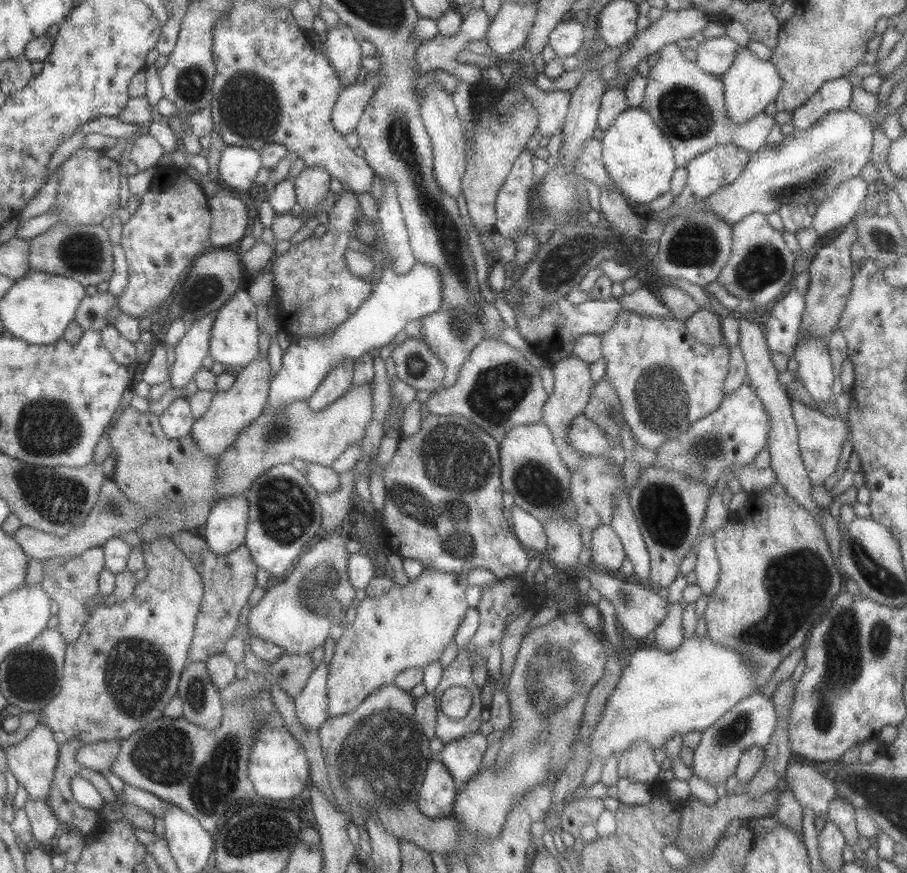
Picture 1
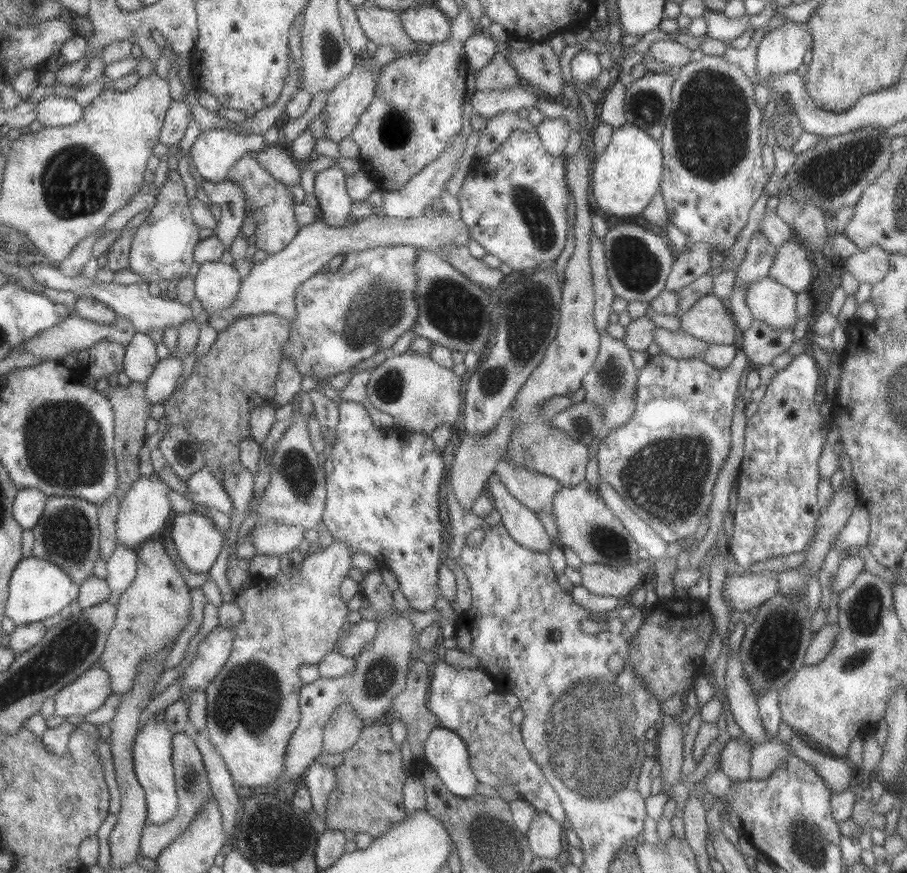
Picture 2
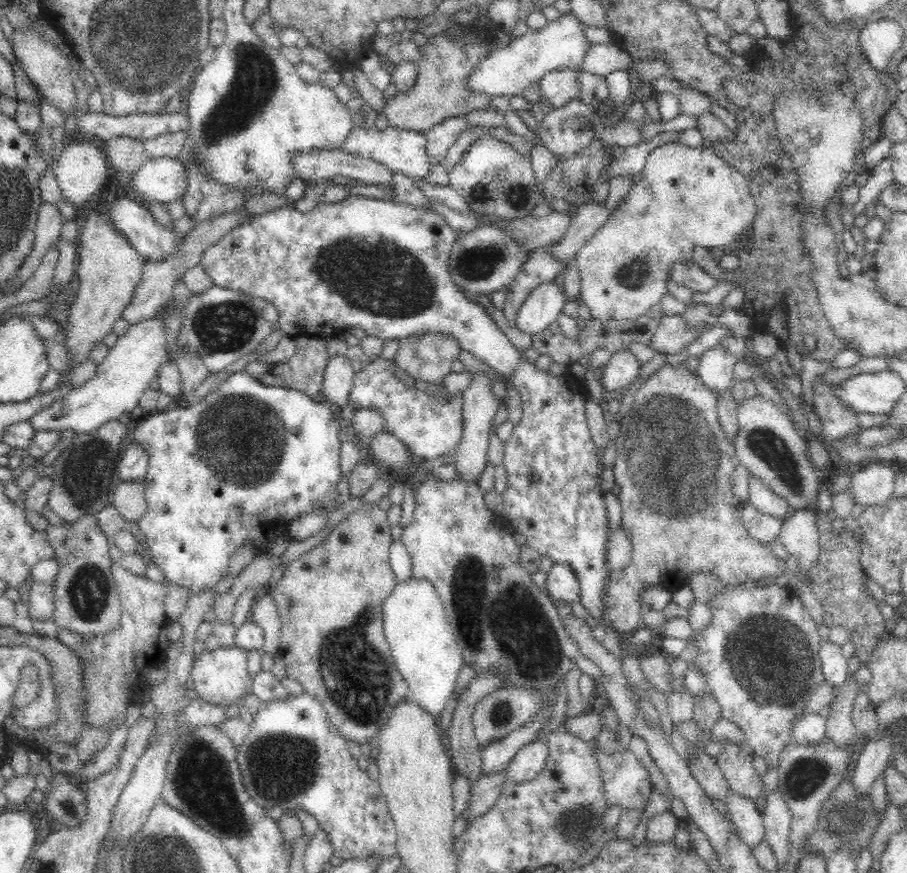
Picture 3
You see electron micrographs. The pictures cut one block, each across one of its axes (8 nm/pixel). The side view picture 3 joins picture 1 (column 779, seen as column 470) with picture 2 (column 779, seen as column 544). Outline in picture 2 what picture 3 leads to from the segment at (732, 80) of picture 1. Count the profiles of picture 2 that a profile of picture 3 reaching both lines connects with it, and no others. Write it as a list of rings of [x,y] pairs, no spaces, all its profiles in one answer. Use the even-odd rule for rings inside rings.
[[[787,21],[780,28],[769,31],[758,44],[758,84],[763,84],[770,75],[796,73],[810,47],[813,47],[813,40],[806,23]]]

